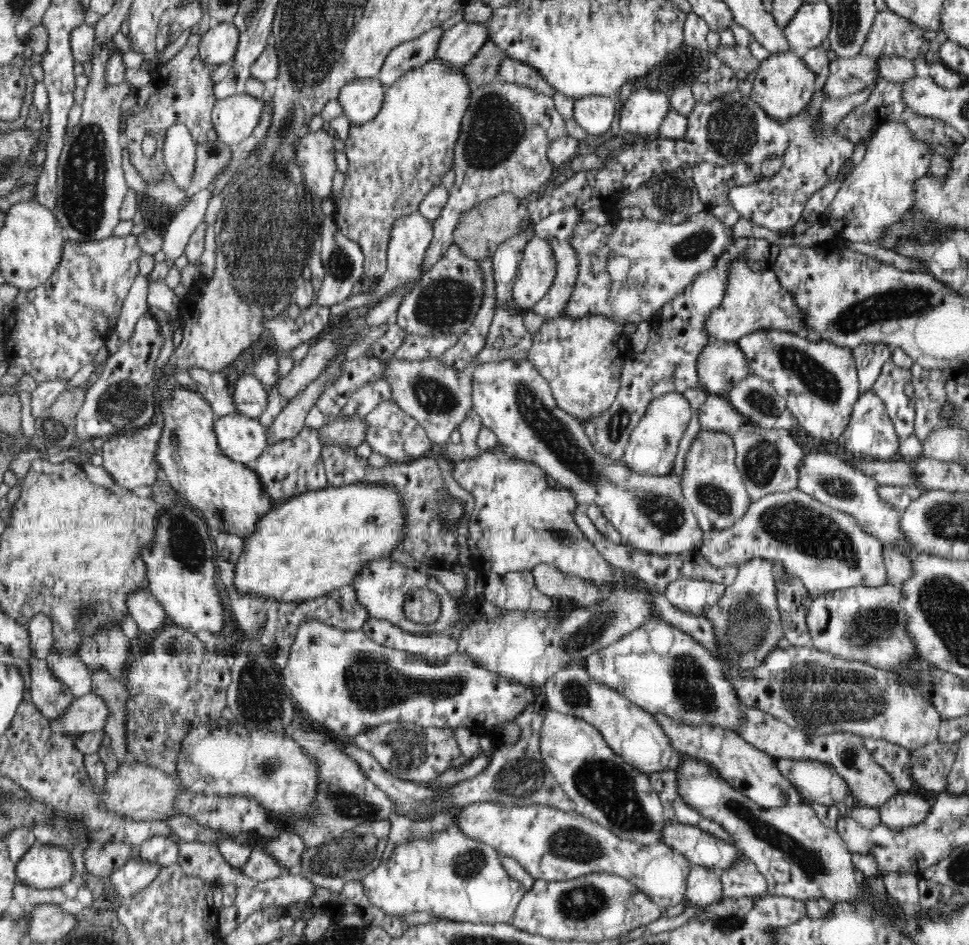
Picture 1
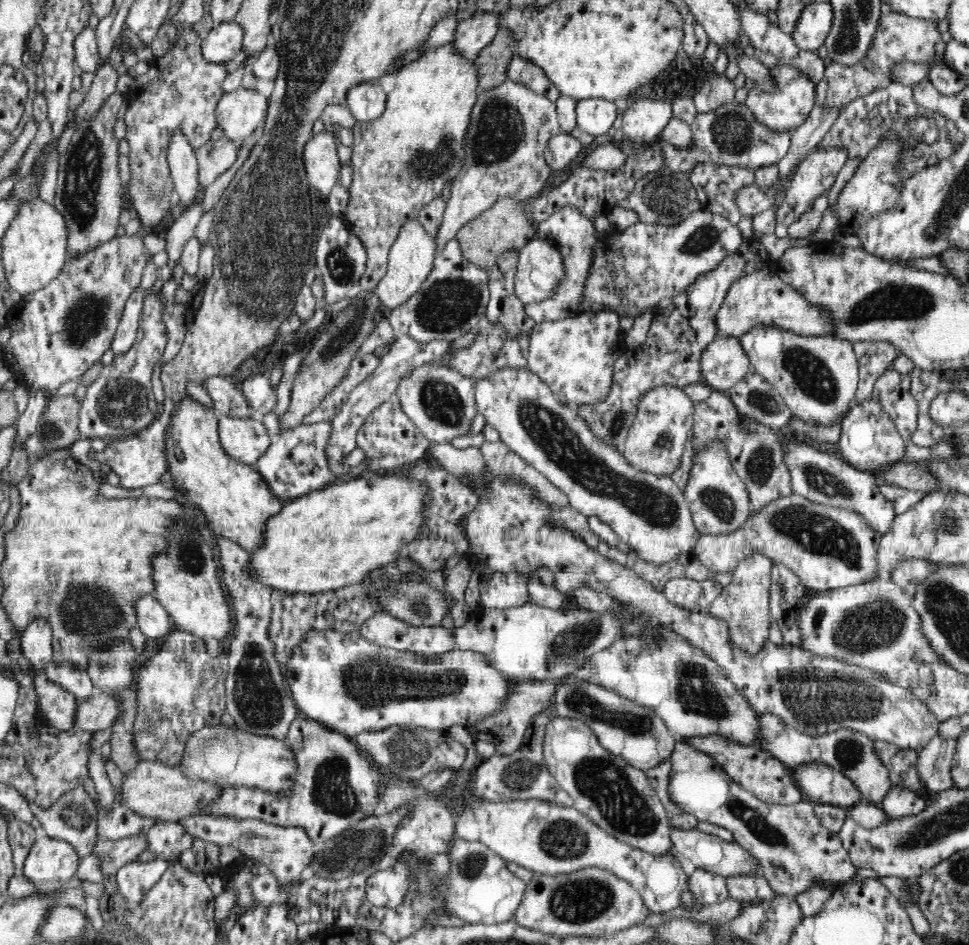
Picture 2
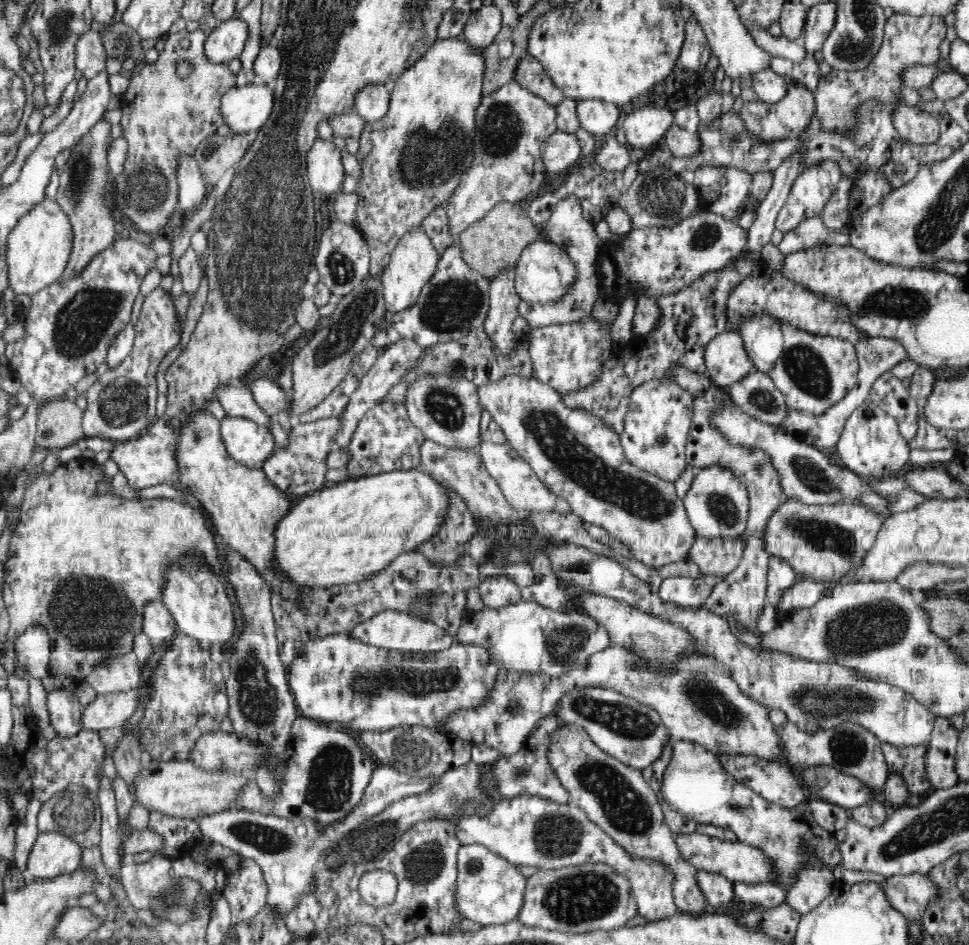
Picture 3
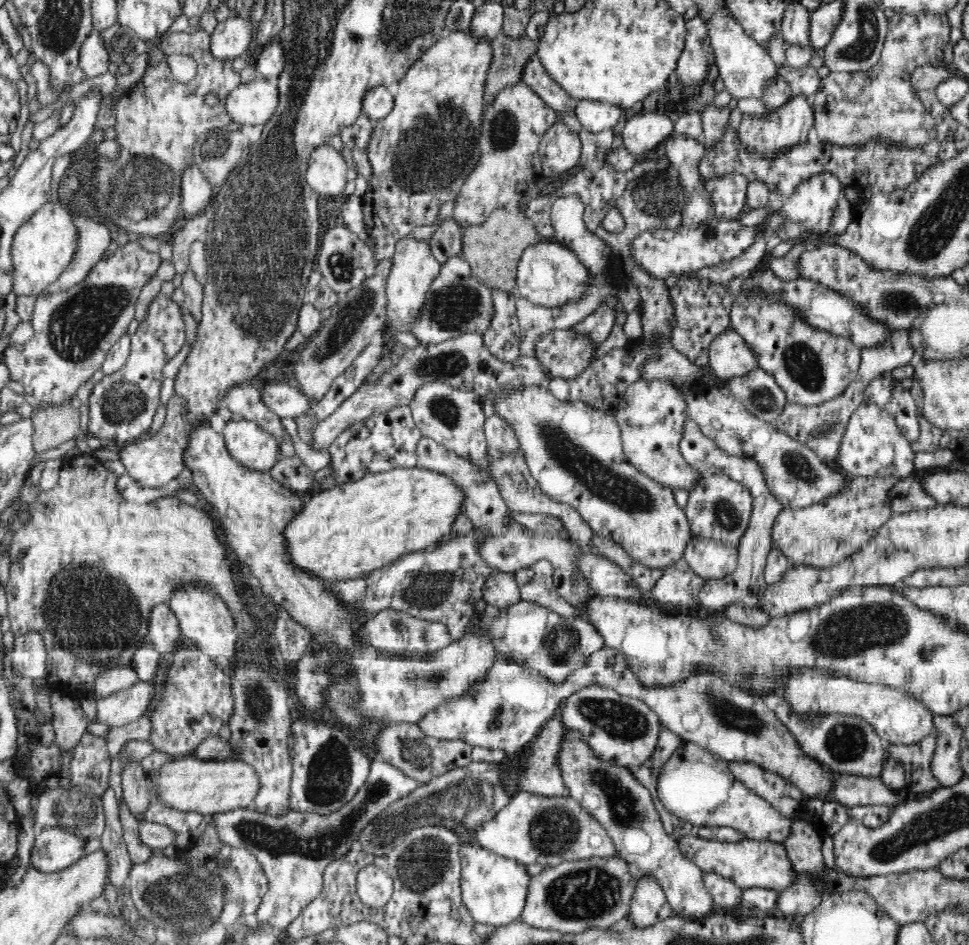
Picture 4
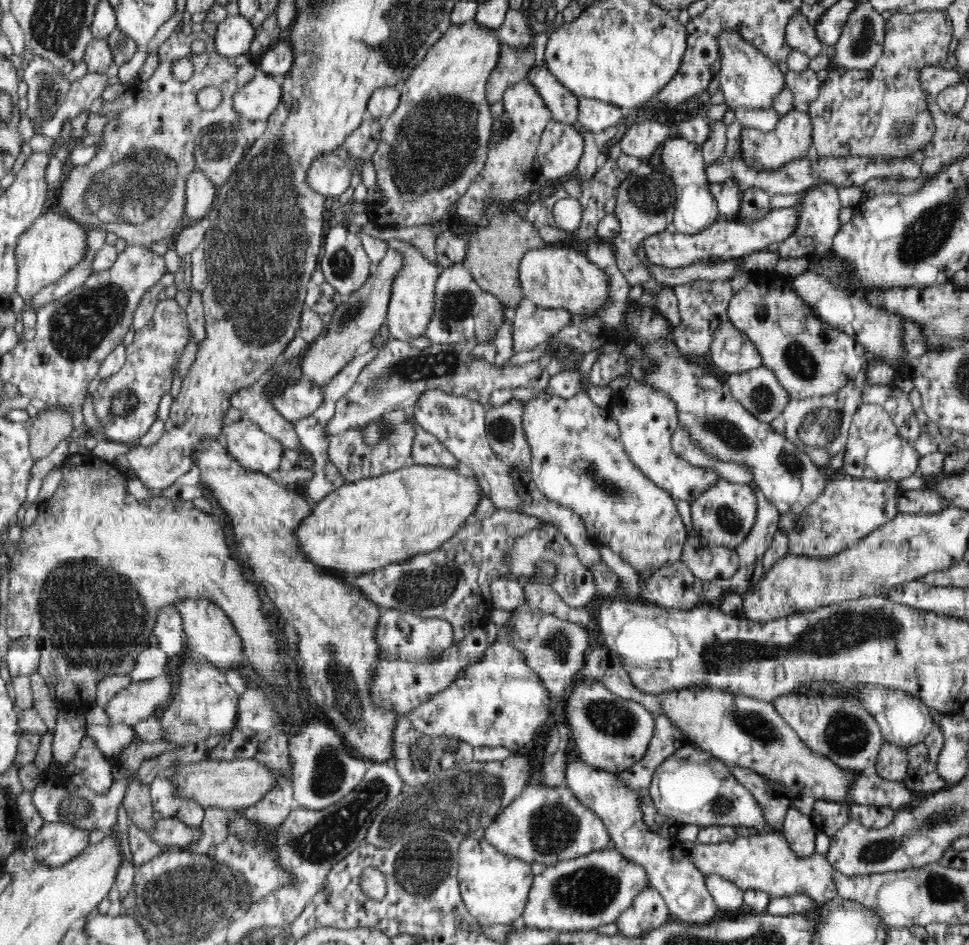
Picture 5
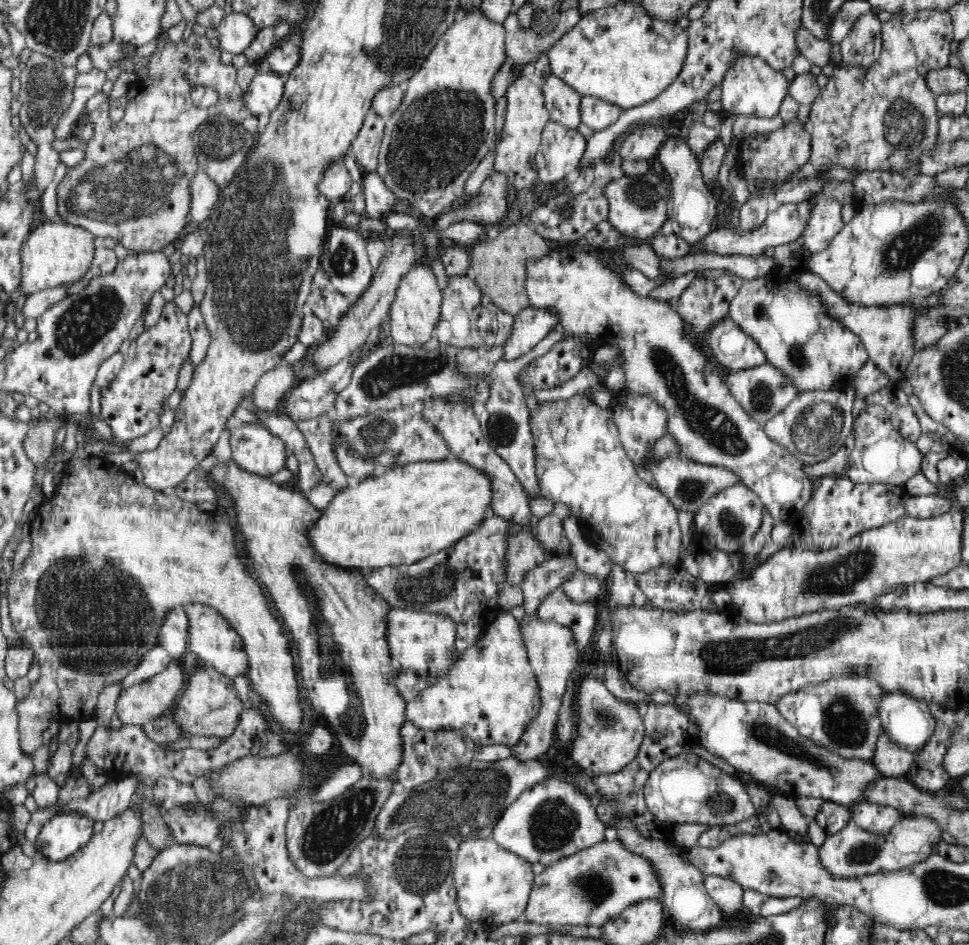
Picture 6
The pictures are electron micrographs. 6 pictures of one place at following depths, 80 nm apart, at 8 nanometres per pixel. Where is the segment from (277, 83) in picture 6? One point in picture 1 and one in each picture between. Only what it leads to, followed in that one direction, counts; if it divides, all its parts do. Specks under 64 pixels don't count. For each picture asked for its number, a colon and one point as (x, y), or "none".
1: (233, 118)
2: (238, 113)
3: (245, 109)
4: (254, 103)
5: (257, 100)

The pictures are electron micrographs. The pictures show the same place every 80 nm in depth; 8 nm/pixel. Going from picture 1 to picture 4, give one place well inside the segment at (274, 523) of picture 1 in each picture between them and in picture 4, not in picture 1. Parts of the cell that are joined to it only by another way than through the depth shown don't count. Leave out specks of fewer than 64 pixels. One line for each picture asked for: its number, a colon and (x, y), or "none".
2: (327, 539)
3: (345, 532)
4: (345, 533)

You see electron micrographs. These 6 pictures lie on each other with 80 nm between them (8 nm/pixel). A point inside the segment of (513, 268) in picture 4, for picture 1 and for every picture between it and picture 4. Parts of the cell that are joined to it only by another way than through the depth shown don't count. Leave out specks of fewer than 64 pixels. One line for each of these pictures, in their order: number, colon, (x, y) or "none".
1: (480, 230)
2: (506, 225)
3: (492, 245)

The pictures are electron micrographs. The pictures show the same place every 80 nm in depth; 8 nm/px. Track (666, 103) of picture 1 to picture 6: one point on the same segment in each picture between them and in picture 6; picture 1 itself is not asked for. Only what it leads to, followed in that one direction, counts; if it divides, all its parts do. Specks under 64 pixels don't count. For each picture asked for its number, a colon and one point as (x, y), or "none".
2: (643, 121)
3: (647, 126)
4: (643, 132)
5: (640, 140)
6: (644, 141)

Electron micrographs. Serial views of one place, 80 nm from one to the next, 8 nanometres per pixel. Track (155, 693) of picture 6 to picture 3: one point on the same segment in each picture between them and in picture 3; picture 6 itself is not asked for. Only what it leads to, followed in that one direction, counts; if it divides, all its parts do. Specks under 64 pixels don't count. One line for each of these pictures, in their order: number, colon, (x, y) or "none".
3: (111, 710)
4: (125, 706)
5: (133, 704)

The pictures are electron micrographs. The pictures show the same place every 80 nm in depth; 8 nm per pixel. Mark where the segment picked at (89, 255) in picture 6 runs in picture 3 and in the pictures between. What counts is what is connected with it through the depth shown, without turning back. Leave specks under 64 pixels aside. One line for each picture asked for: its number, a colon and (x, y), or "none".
3: (38, 248)
4: (45, 244)
5: (55, 243)

